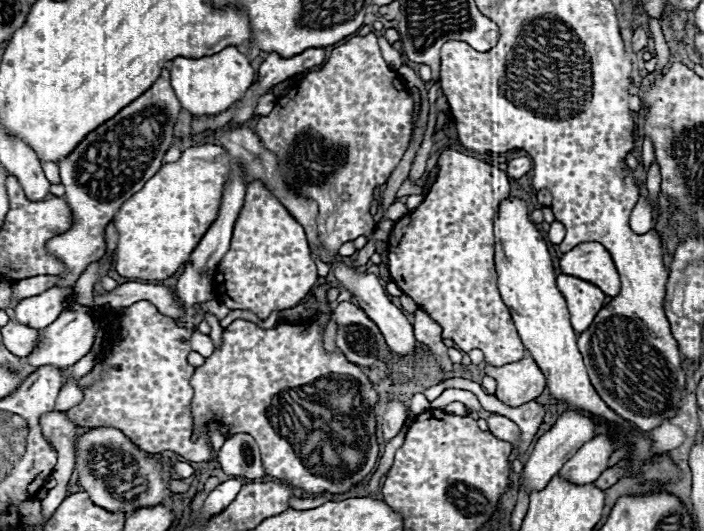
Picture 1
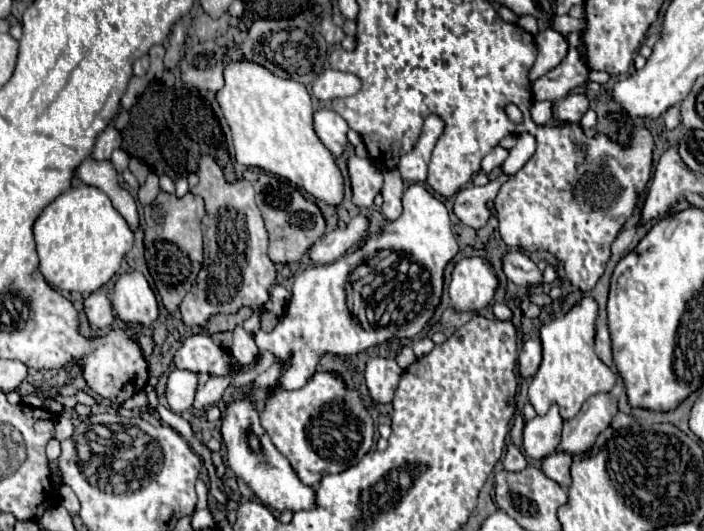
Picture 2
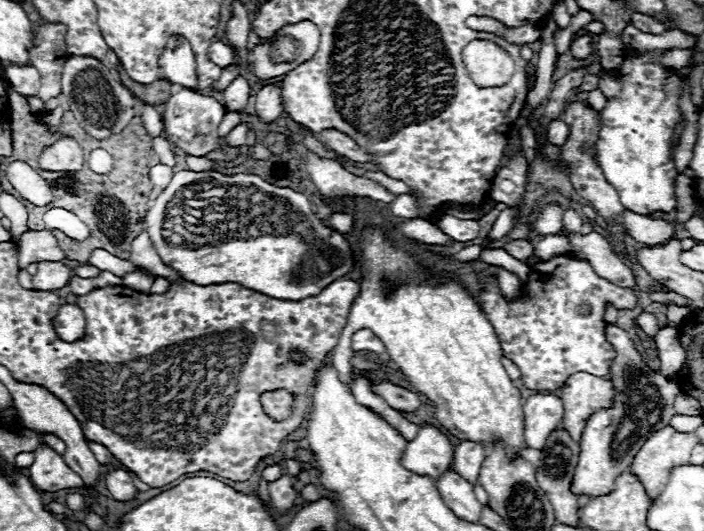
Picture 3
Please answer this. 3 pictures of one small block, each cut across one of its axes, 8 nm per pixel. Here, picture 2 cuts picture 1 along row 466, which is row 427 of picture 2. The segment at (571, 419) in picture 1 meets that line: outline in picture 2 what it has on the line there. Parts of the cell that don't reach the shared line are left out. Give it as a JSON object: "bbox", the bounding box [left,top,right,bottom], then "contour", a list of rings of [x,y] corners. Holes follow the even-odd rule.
{"bbox":[524,406,564,460],"contour":[[[552,406],[544,416],[528,420],[524,426],[524,452],[536,460],[554,454],[560,442],[562,422],[564,420],[558,414],[558,406]]]}

